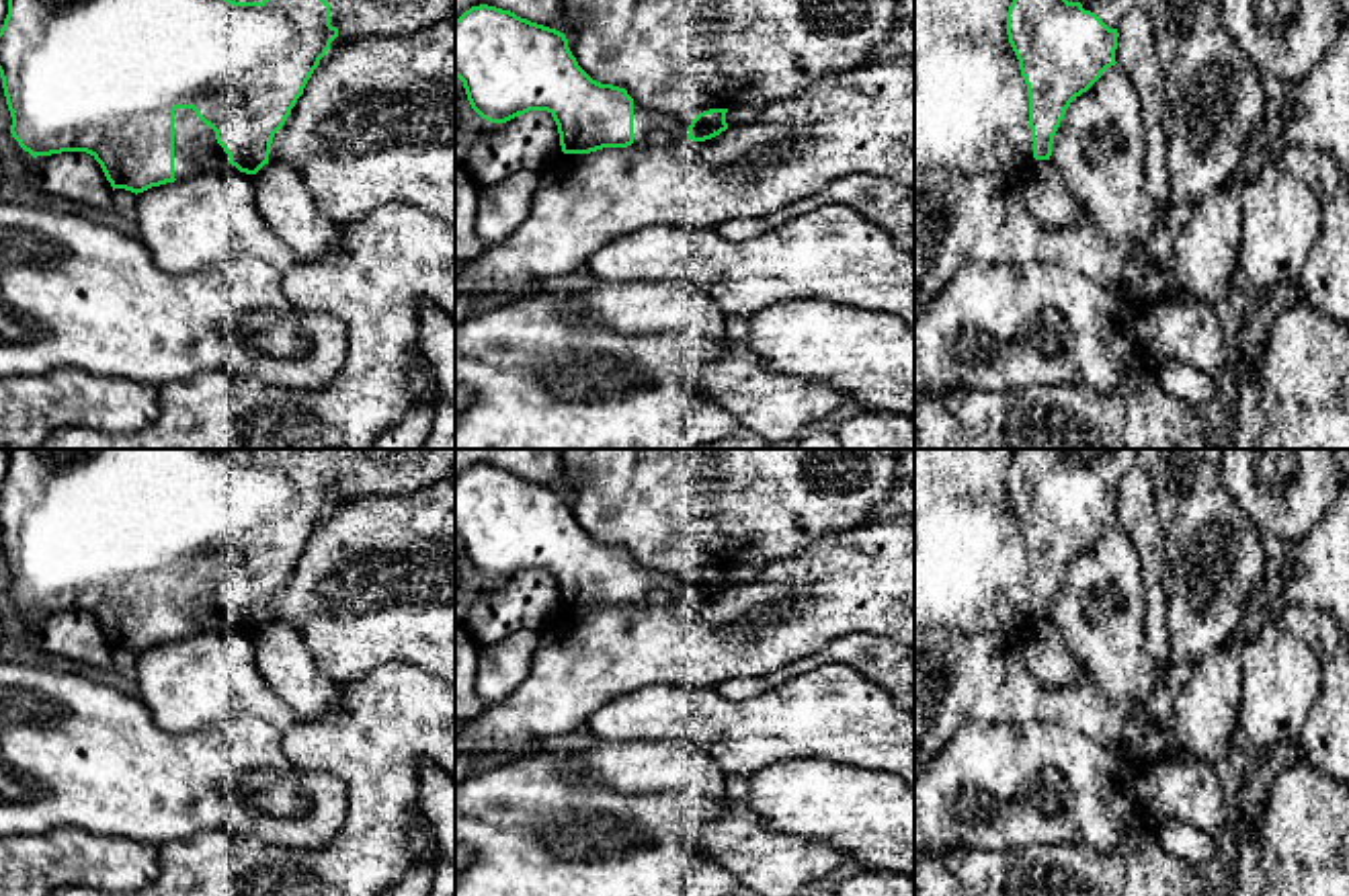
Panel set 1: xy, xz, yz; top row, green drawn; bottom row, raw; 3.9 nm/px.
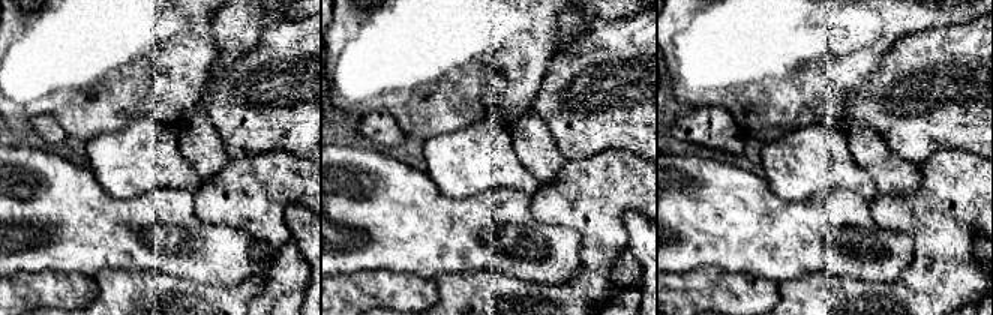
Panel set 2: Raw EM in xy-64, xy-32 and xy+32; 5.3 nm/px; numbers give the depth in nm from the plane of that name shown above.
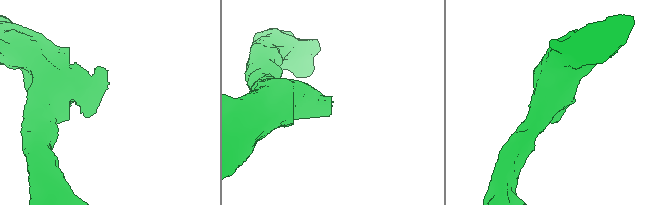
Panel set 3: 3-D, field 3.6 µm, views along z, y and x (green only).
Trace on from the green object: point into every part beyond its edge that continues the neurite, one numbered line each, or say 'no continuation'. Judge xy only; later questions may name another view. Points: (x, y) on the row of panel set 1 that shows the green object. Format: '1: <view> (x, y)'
1: xy (195, 148)

